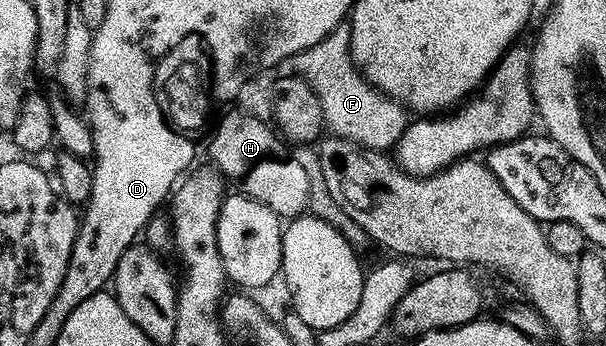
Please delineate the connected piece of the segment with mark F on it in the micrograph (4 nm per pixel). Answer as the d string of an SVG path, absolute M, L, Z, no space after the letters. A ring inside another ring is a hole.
M334 28L317 46L293 54L277 65L283 78L302 78L319 95L323 106L324 125L334 135L352 140L367 150L387 150L399 143L408 126L409 112L400 101L380 91L360 72L351 57L351 29Z

